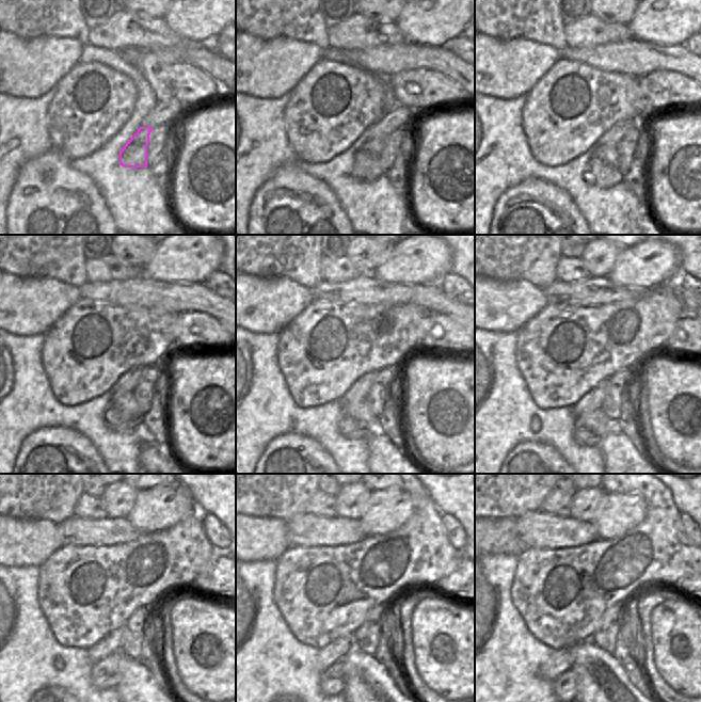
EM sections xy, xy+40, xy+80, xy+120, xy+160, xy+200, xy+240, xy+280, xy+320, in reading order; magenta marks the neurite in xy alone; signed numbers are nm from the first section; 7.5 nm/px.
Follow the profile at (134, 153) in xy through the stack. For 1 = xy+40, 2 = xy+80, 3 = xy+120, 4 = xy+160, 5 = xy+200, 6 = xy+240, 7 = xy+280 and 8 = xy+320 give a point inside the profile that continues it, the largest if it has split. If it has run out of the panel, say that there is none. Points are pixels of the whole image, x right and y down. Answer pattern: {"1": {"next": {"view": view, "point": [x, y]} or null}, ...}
{"1": {"next": {"view": "xy+40", "point": [366, 168]}}, "2": {"next": {"view": "xy+80", "point": [603, 172]}}, "3": {"next": {"view": "xy+120", "point": [123, 414]}}, "4": {"next": {"view": "xy+160", "point": [357, 421]}}, "5": {"next": {"view": "xy+200", "point": [589, 430]}}, "6": {"next": {"view": "xy+240", "point": [106, 673]}}, "7": {"next": {"view": "xy+280", "point": [332, 682]}}, "8": {"next": {"view": "xy+320", "point": [566, 687]}}}

